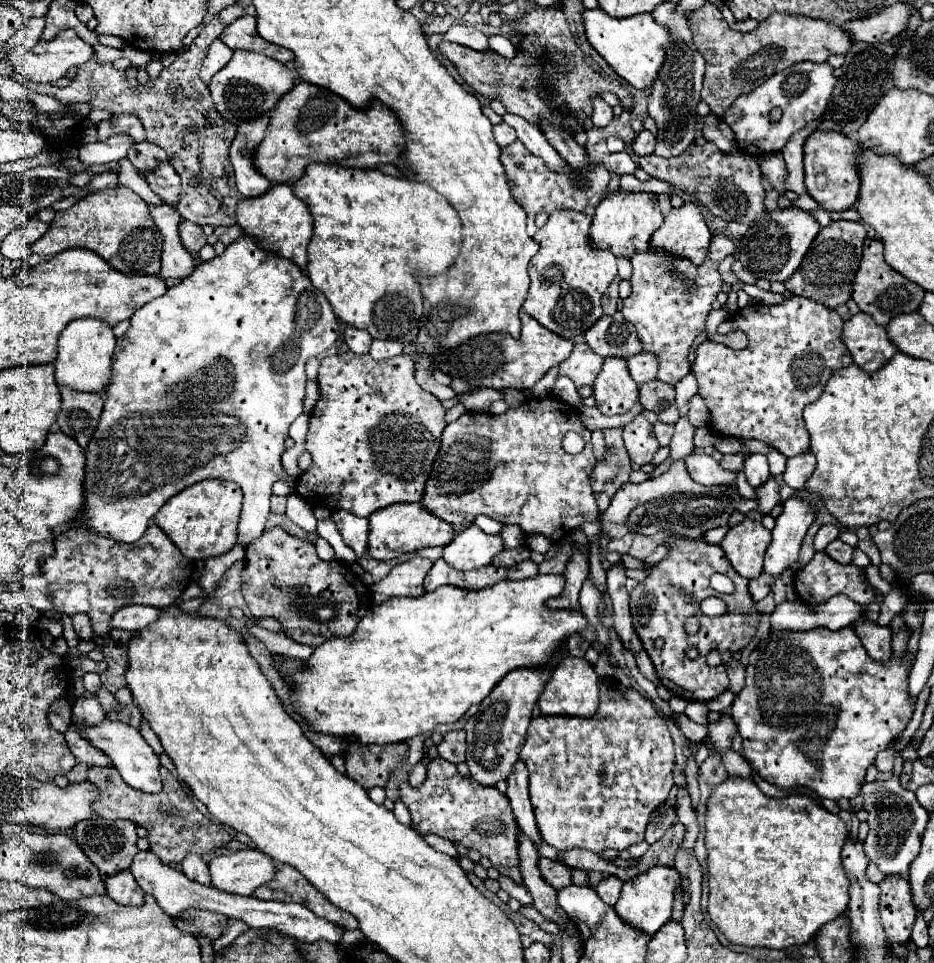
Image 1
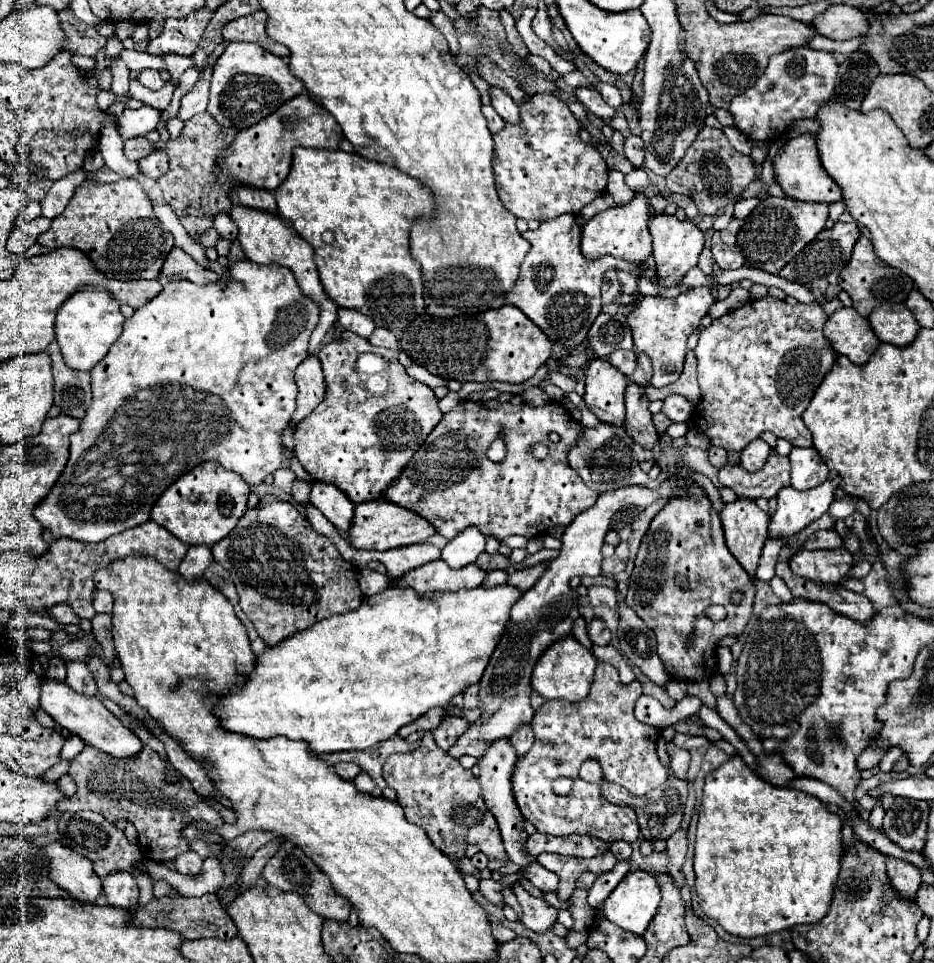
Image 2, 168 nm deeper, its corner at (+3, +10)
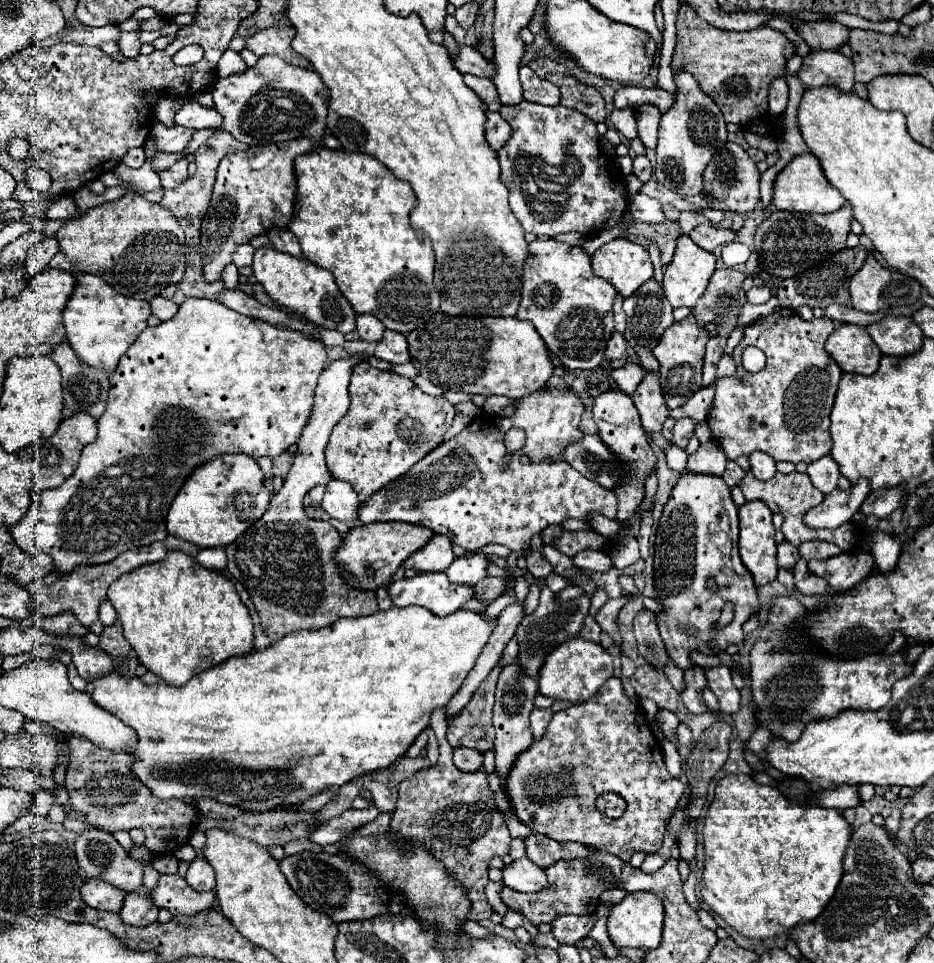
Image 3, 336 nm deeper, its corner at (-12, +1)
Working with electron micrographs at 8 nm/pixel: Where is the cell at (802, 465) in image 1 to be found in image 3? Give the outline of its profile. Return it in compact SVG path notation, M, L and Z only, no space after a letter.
M824 456L820 460L814 460L808 464L808 476L812 480L812 484L822 492L822 494L830 494L832 490L836 490L836 482L840 478L838 466L832 460L832 456Z

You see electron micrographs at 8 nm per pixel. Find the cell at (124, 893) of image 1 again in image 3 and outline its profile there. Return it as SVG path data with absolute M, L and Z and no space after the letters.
M128 892L124 898L124 906L120 910L120 918L128 924L148 924L158 918L156 904L142 892Z

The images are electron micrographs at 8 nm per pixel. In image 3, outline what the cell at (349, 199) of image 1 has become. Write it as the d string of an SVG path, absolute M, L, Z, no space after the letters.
M324 146L298 156L294 170L298 190L288 228L296 234L304 258L330 270L352 308L358 314L374 314L388 330L408 334L428 322L438 312L440 294L432 284L434 252L430 239L424 237L421 241L429 244L430 250L420 250L420 240L410 224L410 210L416 206L416 196L408 182L396 180L384 164L368 154L328 150Z

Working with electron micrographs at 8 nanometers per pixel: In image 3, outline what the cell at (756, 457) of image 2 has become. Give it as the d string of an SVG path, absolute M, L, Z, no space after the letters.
M752 452L748 460L750 460L750 470L758 480L770 480L776 474L776 460L766 452Z

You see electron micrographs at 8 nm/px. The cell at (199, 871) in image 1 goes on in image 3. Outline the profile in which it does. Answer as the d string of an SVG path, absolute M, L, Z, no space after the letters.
M196 858L194 862L190 862L188 874L186 874L186 882L188 882L194 890L198 890L198 892L214 890L216 878L214 878L212 866L210 866L204 858Z

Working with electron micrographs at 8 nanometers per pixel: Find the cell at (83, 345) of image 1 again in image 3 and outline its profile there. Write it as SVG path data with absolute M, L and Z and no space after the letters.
M78 274L76 278L78 278L76 290L64 308L66 340L82 362L98 370L112 372L118 360L138 338L138 334L146 328L150 306L146 300L122 296L112 286L108 286L100 276Z

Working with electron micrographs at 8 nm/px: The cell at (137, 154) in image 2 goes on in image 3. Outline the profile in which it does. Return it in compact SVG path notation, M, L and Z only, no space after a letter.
M140 146L140 148L132 148L132 150L128 150L128 154L124 156L124 164L126 166L130 166L130 168L140 168L142 164L144 164L144 160L146 160L146 156L144 156L144 148Z

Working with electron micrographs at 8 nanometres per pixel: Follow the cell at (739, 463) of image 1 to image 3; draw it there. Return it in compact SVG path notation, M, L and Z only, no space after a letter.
M728 460L728 462L726 462L726 470L724 470L724 474L722 474L722 480L732 488L732 486L736 486L742 478L744 478L744 470L742 470L734 460Z

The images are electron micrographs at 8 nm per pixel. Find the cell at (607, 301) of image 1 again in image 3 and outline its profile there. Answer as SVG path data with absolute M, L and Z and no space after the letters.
M618 294L614 300L614 322L616 322L616 330L620 330L620 332L624 332L624 328L626 328L626 314L622 310L622 302L624 302L624 296Z

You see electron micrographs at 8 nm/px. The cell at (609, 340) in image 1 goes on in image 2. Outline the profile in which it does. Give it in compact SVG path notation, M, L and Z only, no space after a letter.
M599 313L589 329L587 341L597 357L607 357L617 349L633 349L631 329L623 315Z

